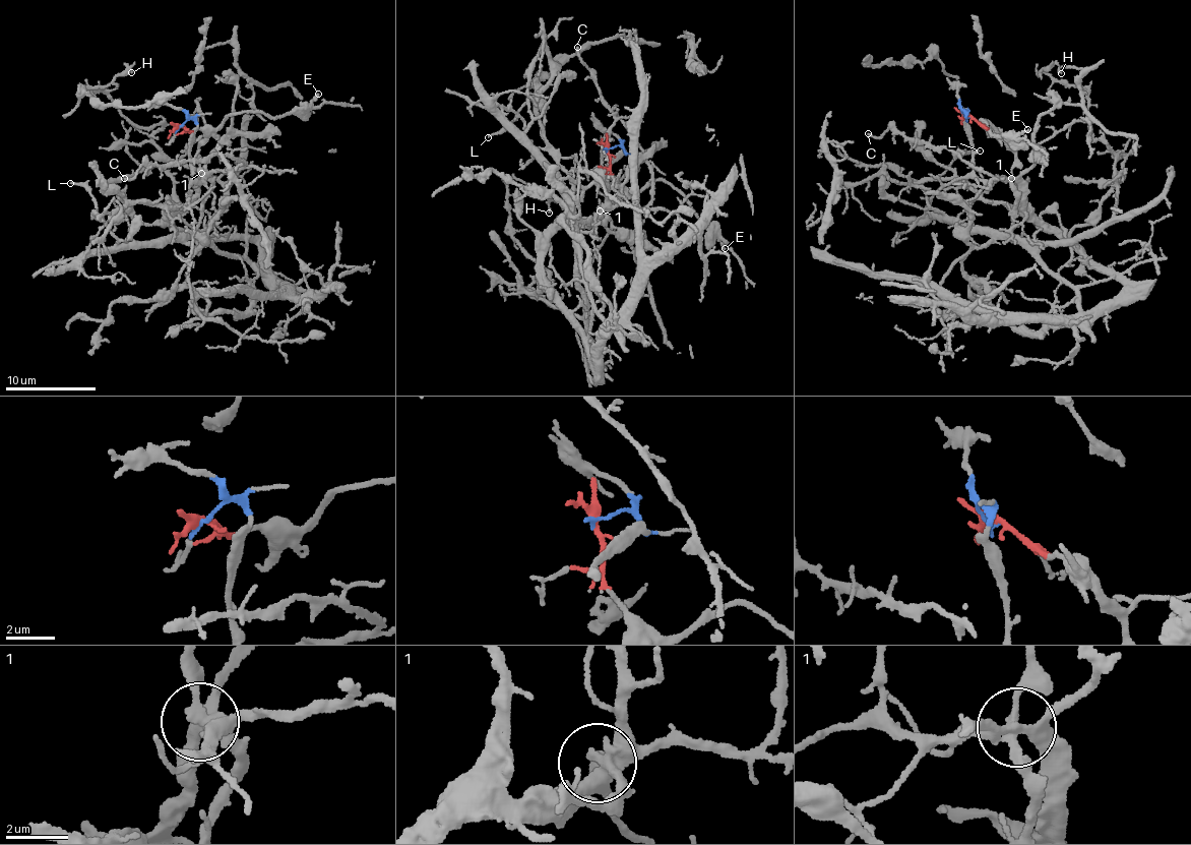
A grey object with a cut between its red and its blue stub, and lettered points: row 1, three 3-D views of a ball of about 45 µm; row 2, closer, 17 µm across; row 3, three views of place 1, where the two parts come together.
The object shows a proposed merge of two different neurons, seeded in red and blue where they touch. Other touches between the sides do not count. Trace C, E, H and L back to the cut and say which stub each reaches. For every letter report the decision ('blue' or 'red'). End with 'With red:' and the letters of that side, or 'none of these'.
C: blue
E: red
H: red
L: red
With red: E, H, L

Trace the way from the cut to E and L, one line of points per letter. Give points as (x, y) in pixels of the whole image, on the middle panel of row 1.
E: (607, 148), (613, 176), (625, 187), (640, 191), (651, 181), (668, 181), (718, 237), (725, 249)
L: (607, 148), (616, 198), (599, 210), (601, 222), (583, 222), (562, 178), (527, 136), (527, 102), (487, 137)

